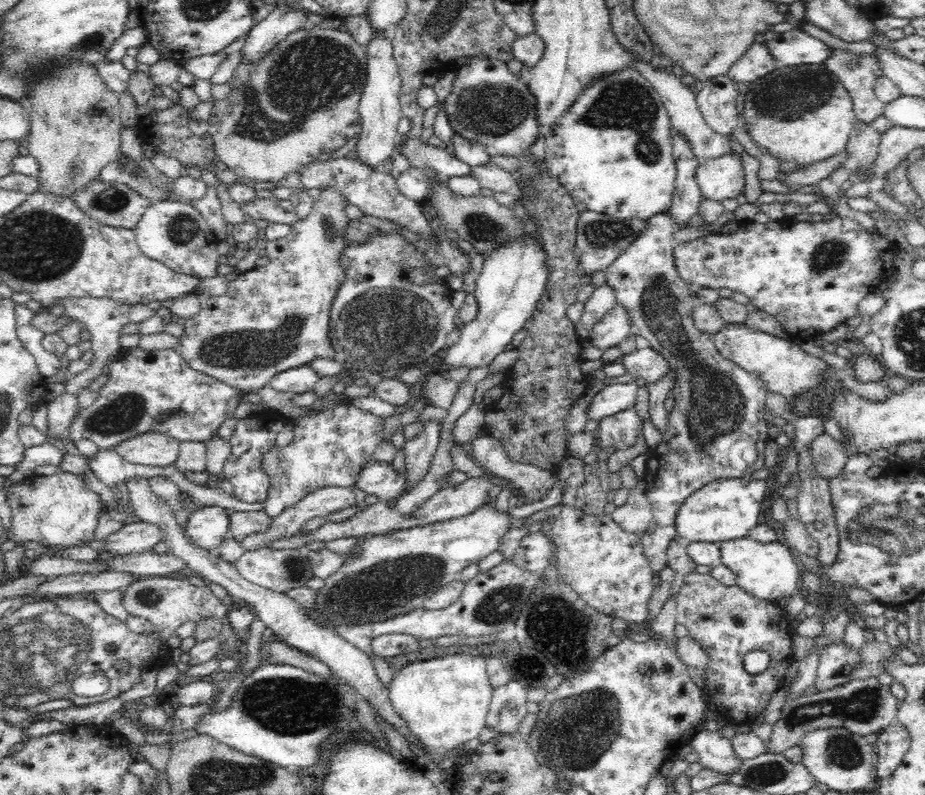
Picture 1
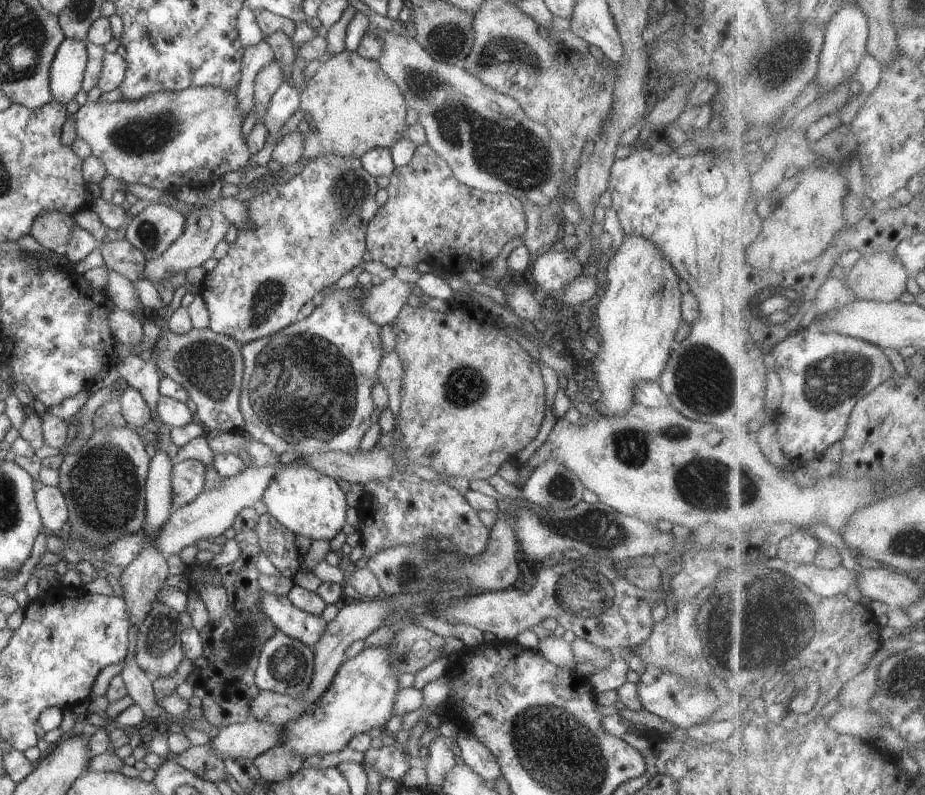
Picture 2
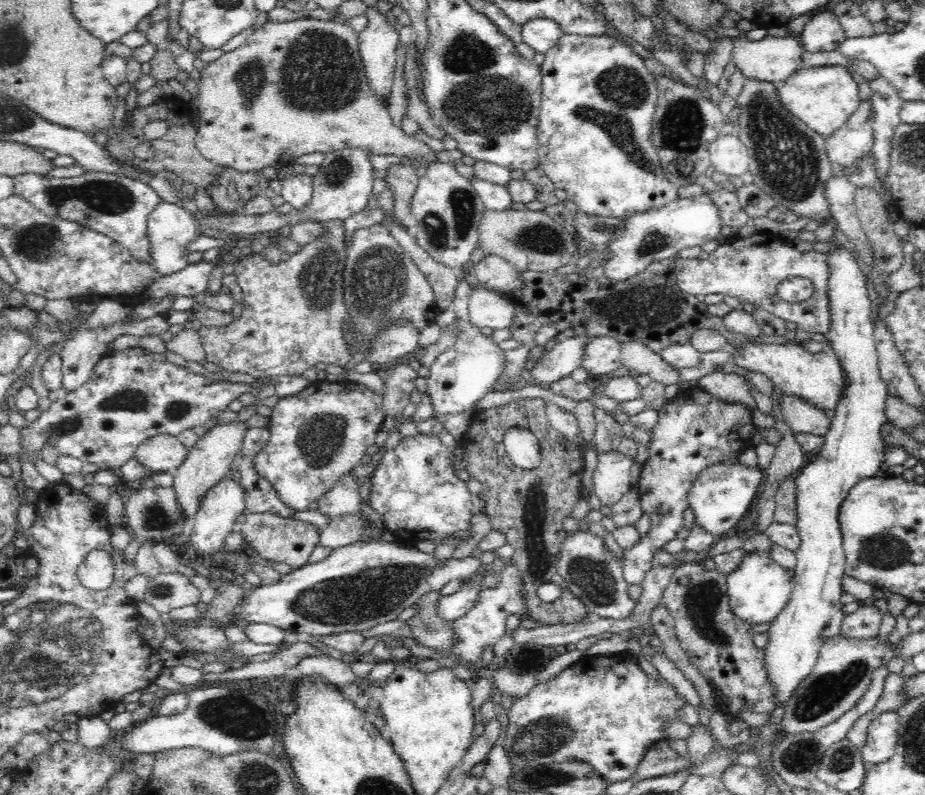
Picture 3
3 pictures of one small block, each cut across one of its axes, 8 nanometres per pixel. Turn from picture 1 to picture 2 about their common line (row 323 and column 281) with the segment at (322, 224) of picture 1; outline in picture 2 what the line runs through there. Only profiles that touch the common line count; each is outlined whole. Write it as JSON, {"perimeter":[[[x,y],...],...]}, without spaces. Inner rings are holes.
{"perimeter":[[[325,154],[316,160],[308,161],[304,170],[302,170],[300,174],[294,176],[292,180],[276,184],[266,190],[264,194],[246,200],[244,205],[247,207],[250,226],[238,229],[237,238],[234,242],[229,244],[227,254],[222,259],[218,260],[217,266],[212,271],[208,271],[206,276],[202,279],[202,282],[198,285],[198,294],[203,298],[209,314],[210,329],[215,333],[225,334],[233,338],[236,342],[240,342],[240,344],[244,345],[248,342],[268,336],[269,334],[274,334],[298,321],[300,308],[302,308],[306,302],[312,300],[314,295],[318,294],[318,292],[326,290],[326,288],[328,289],[330,286],[334,286],[344,274],[350,272],[354,266],[358,266],[363,261],[362,254],[366,250],[363,239],[366,236],[370,219],[374,218],[374,215],[379,209],[376,205],[375,197],[378,189],[376,177],[370,176],[370,174],[364,170],[361,159],[340,158],[340,156]]]}

